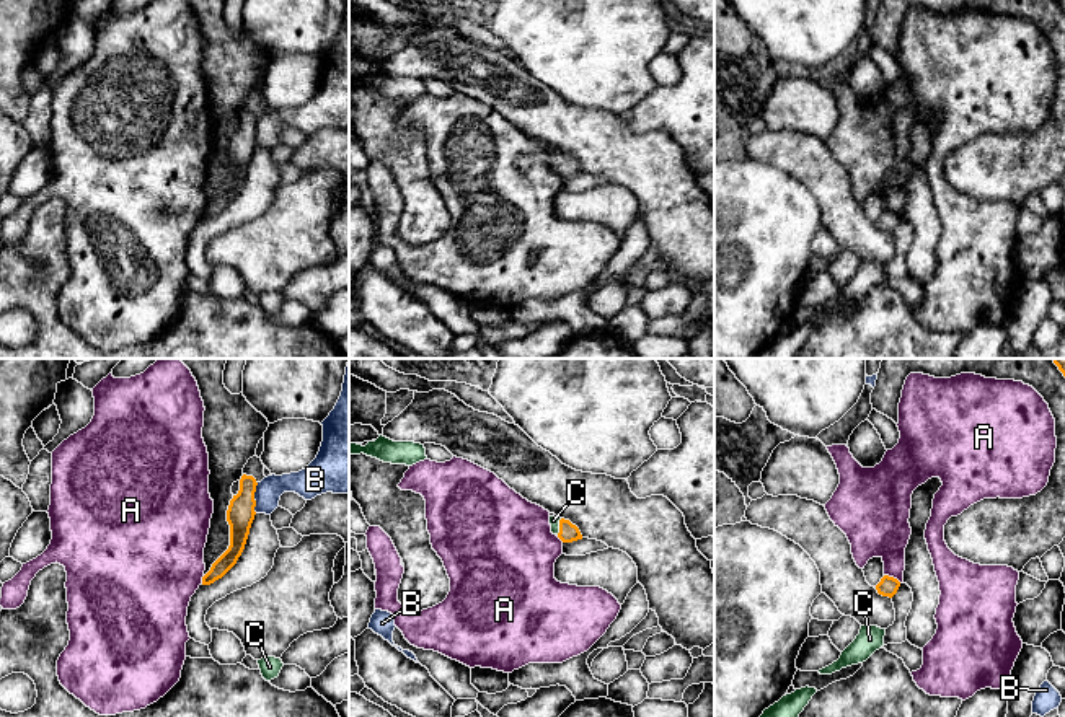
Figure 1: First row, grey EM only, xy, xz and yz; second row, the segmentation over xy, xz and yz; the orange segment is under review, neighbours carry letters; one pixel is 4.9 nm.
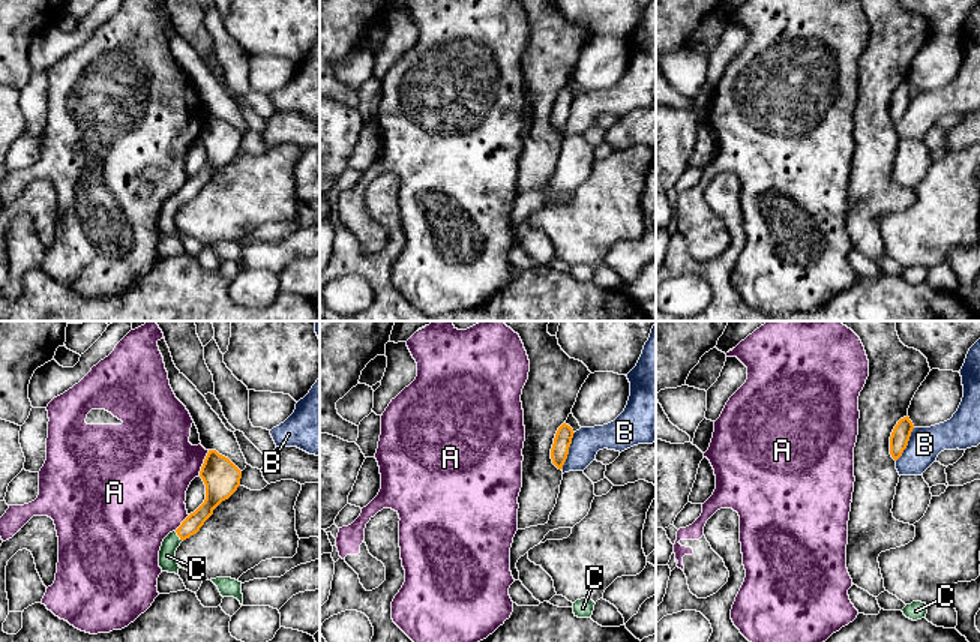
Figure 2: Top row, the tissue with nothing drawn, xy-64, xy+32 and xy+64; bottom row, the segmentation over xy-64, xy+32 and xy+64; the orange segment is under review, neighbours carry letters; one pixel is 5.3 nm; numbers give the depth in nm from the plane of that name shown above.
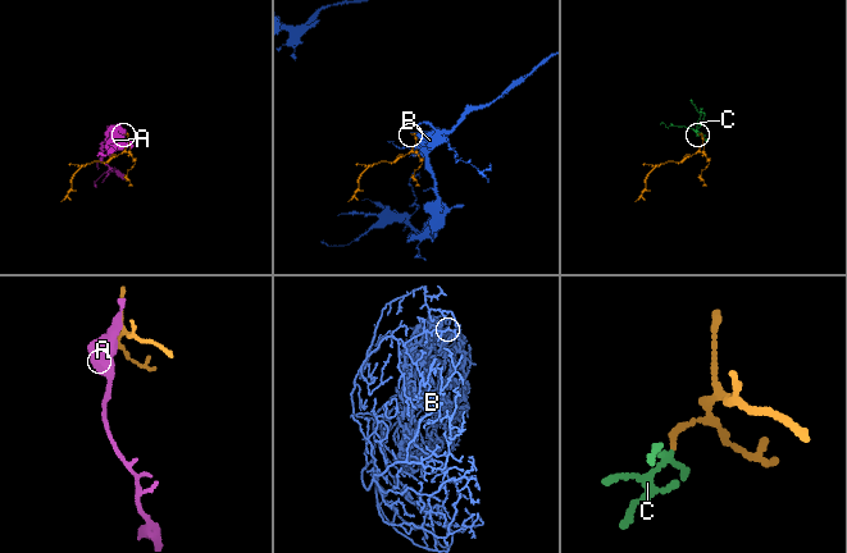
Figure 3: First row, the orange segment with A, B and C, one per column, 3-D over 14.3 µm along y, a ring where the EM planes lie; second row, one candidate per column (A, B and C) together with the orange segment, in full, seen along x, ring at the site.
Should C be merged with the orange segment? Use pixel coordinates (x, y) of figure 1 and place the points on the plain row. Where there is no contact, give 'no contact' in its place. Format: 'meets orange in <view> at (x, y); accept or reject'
meets orange in xz at (560, 162); accept

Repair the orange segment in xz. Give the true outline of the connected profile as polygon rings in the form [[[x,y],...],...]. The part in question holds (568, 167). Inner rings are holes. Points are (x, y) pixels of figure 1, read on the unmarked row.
[[[550,152],[551,168],[556,169],[563,178],[572,178],[582,174],[582,169],[576,160],[569,155]]]

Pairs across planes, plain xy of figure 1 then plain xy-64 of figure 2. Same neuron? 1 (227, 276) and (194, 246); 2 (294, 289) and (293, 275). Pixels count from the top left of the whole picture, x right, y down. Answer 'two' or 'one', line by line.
1: two
2: two

